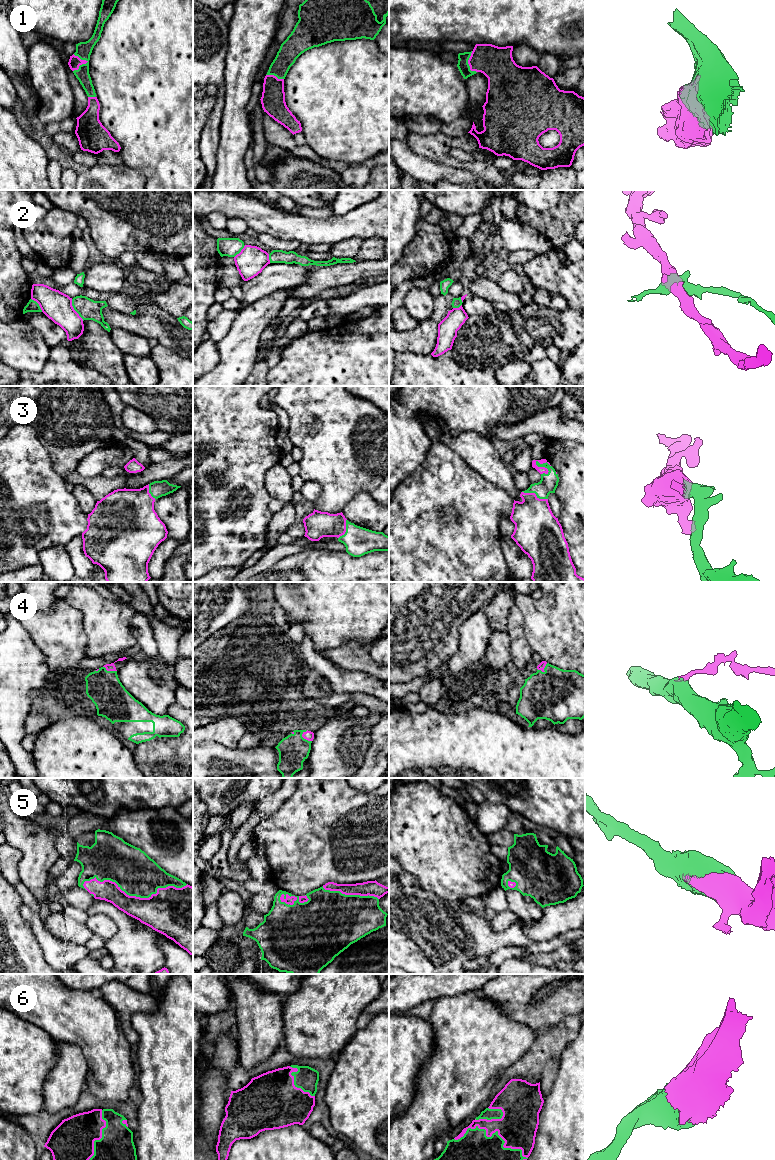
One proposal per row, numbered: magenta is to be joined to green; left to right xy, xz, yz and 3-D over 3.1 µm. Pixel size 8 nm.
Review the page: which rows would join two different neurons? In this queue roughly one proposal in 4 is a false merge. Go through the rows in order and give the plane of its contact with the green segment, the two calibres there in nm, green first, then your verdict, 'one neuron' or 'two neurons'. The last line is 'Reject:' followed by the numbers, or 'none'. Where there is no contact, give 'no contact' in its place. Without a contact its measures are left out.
1: contact in xy; calibres 130 and 100 nm; one neuron
2: contact in xy; calibres 170 and 240 nm; two neurons
3: contact in yz; calibres 140 and 60 nm; one neuron
4: contact in xz; calibres 240 and 80 nm; one neuron
5: contact in xy; calibres 340 and 300 nm; one neuron
6: contact in yz; calibres 240 and 300 nm; one neuron
Reject: 2

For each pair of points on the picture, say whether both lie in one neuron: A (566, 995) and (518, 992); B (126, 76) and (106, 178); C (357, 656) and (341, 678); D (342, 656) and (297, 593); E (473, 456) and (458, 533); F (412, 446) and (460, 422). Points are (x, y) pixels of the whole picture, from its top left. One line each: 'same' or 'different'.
A: same
B: different
C: different
D: different
E: different
F: same

